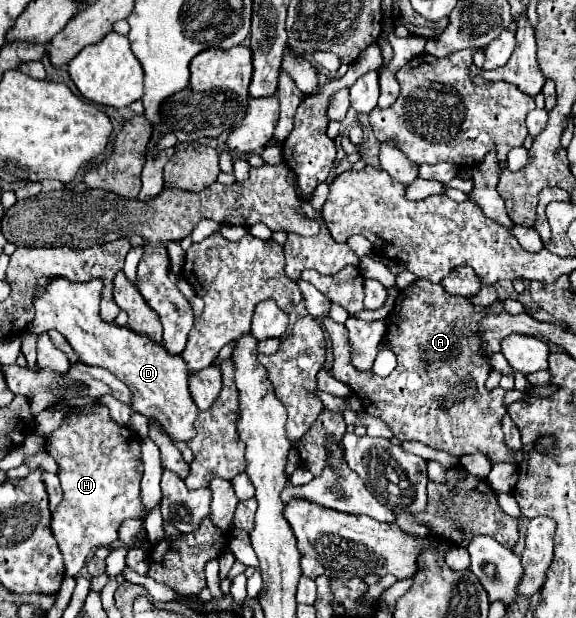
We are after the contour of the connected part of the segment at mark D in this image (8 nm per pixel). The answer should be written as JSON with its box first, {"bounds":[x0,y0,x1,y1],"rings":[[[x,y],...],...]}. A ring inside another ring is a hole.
{"bounds":[28,277,198,441],"rings":[[[54,277],[46,285],[40,285],[34,295],[36,315],[28,325],[30,333],[44,333],[52,327],[58,329],[78,353],[80,361],[86,365],[104,367],[124,381],[132,393],[132,409],[150,419],[160,421],[168,431],[172,441],[188,441],[194,437],[194,419],[198,409],[188,391],[188,365],[180,355],[172,355],[164,345],[152,341],[144,333],[134,333],[130,327],[118,327],[100,317],[100,295],[104,289],[102,279],[92,279],[88,283],[74,283],[66,277]]]}

